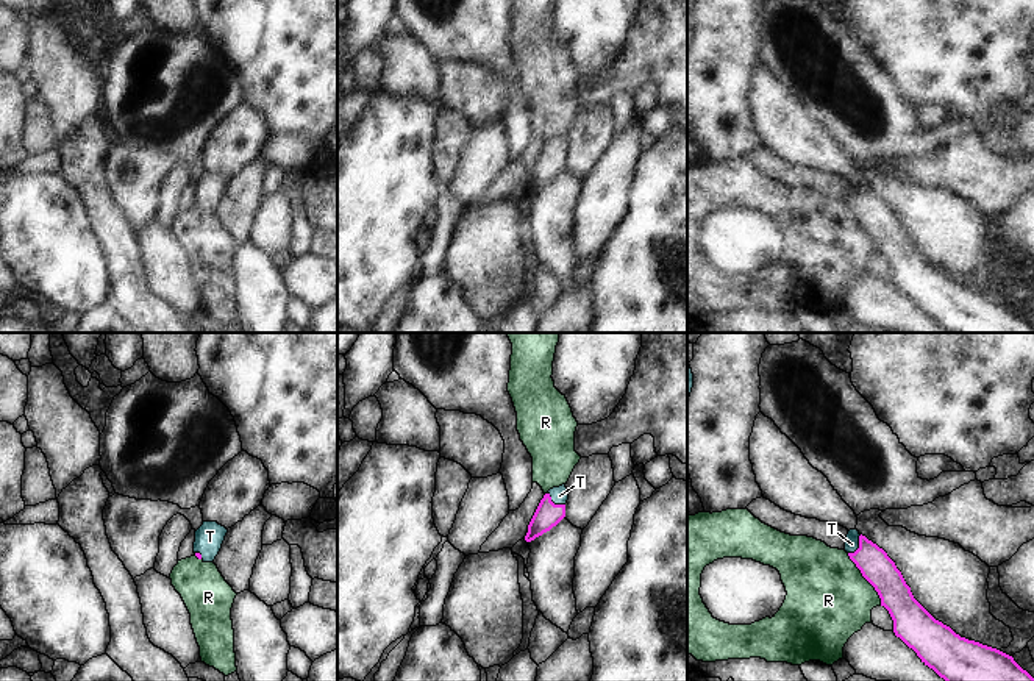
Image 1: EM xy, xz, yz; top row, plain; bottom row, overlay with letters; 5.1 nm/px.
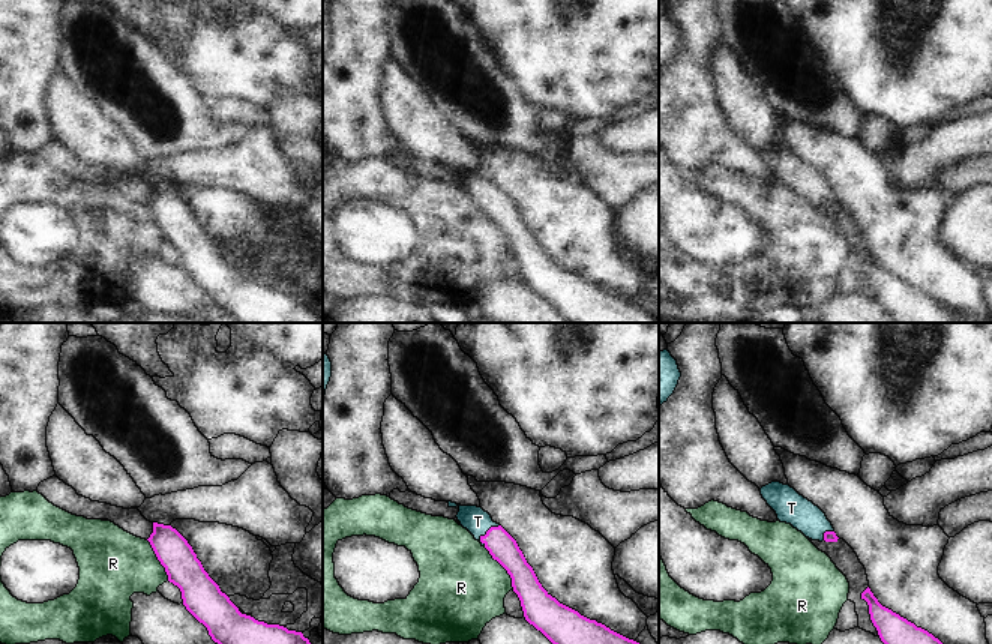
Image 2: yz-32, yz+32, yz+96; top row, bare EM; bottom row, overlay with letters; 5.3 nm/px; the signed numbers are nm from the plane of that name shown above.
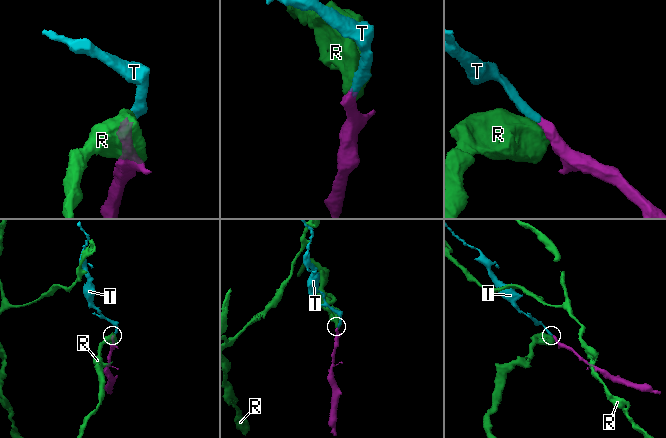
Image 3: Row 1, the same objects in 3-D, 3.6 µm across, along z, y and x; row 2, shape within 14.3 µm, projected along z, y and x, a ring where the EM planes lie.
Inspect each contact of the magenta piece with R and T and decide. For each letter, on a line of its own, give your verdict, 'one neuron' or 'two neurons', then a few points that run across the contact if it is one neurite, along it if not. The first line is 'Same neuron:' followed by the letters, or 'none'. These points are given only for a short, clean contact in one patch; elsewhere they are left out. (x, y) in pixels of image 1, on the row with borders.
Same neuron: T
R: two neurons; line yz (847, 553), (873, 588), (881, 605)
T: one neuron; line yz (877, 567), (859, 545), (852, 544)

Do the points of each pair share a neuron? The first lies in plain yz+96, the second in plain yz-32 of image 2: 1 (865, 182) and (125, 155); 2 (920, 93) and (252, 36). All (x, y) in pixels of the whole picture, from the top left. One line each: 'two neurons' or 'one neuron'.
1: two neurons
2: one neuron

